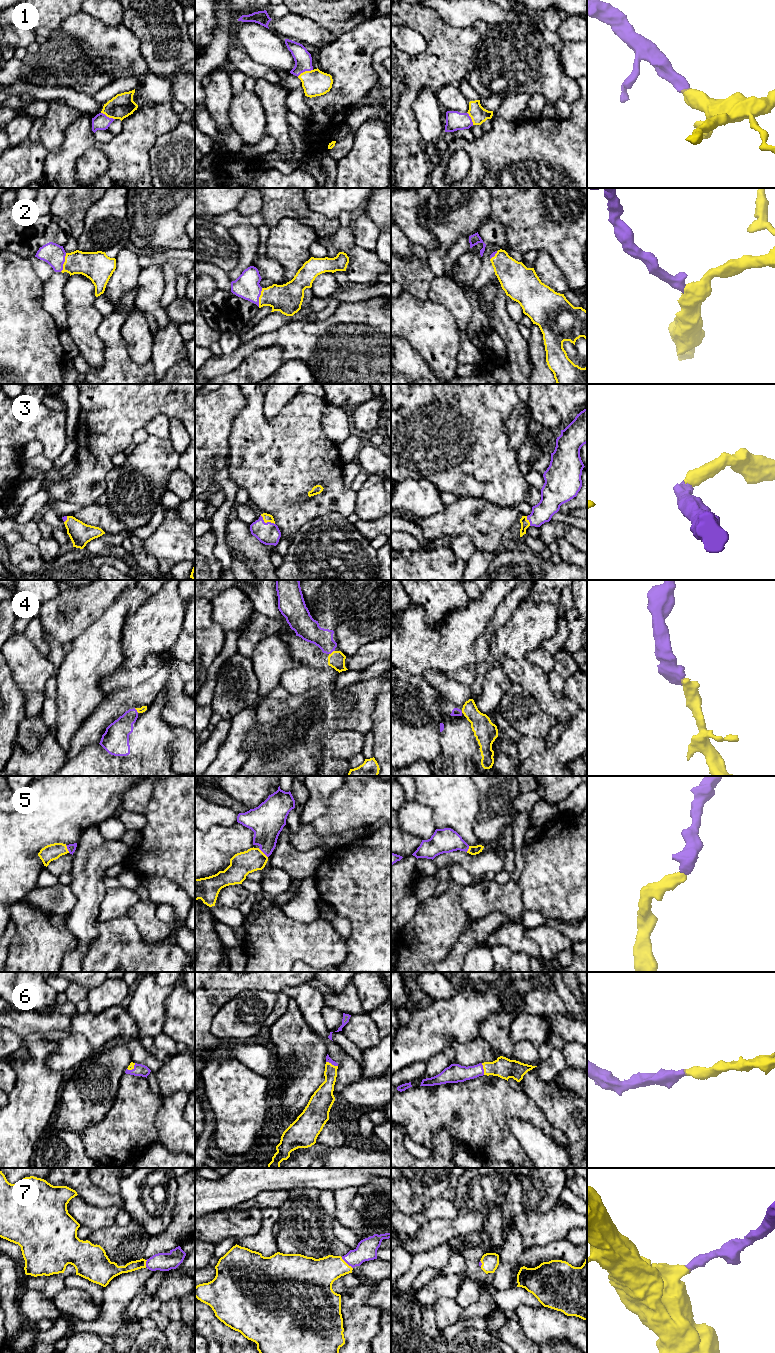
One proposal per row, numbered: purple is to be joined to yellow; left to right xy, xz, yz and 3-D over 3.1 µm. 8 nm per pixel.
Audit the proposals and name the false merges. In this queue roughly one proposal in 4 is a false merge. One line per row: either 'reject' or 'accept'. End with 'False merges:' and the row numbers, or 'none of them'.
1: accept
2: accept
3: accept
4: accept
5: accept
6: accept
7: accept
False merges: none of them

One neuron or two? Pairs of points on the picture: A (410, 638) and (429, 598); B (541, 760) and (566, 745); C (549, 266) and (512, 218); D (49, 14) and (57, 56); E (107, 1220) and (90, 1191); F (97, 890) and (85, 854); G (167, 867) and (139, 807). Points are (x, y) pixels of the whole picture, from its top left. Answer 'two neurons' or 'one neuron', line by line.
A: two neurons
B: one neuron
C: two neurons
D: two neurons
E: two neurons
F: one neuron
G: two neurons

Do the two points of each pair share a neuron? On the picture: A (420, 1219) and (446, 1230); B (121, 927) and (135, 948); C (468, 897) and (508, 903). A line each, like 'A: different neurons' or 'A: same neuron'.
A: different neurons
B: same neuron
C: same neuron

